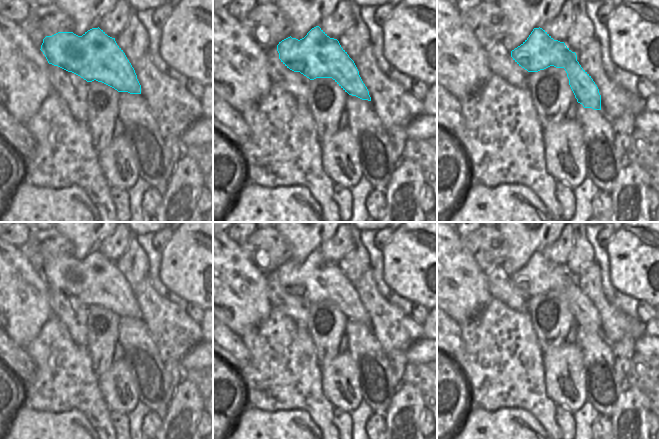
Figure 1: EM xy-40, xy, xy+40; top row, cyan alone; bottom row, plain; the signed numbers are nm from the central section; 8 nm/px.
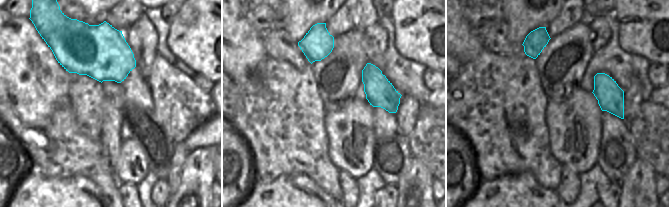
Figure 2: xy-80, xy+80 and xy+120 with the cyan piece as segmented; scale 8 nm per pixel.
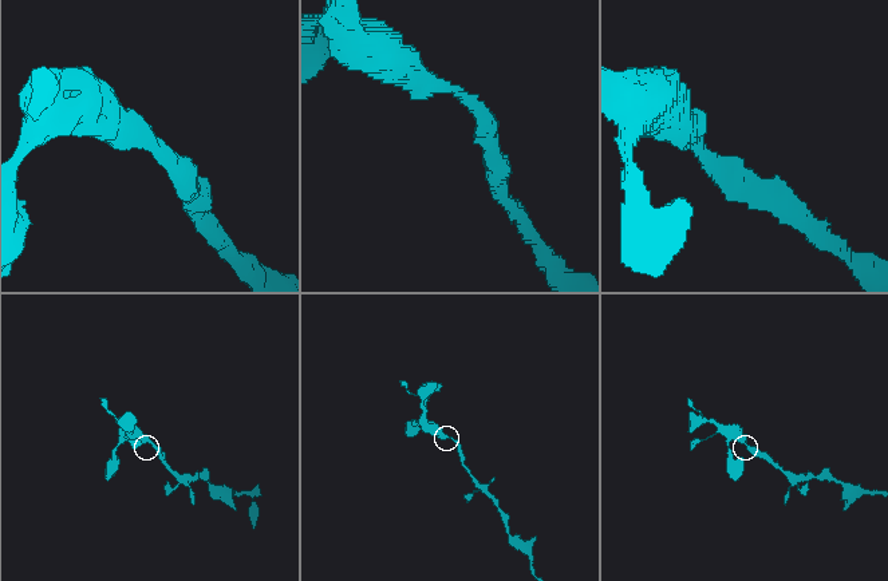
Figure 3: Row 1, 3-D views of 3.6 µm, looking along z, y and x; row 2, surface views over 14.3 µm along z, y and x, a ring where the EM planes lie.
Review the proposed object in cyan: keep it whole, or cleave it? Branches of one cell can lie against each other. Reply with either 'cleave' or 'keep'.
keep

